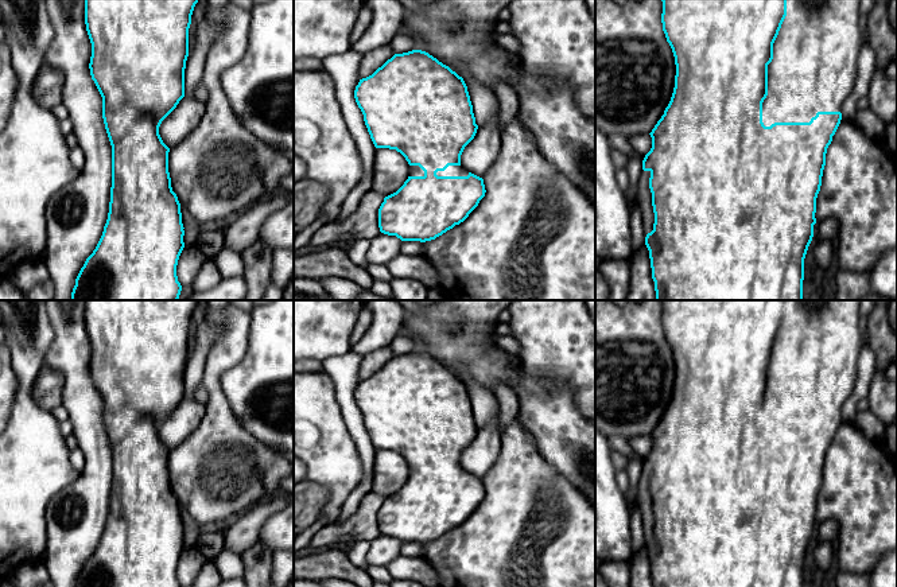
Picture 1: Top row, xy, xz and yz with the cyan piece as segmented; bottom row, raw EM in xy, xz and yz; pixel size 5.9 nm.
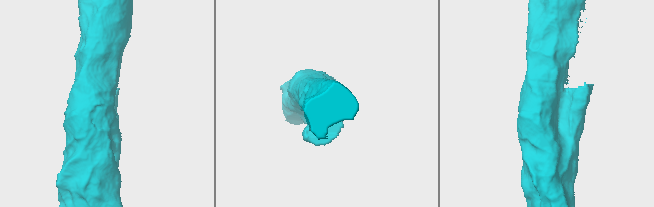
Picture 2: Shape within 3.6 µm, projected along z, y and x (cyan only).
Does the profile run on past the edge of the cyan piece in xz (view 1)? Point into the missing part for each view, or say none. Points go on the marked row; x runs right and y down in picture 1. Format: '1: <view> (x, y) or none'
1: xz (451, 170)

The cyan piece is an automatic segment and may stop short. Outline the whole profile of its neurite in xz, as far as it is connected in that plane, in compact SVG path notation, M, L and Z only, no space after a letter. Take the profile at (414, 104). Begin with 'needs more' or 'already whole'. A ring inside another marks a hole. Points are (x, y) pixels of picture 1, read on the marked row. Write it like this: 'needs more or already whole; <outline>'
needs more; M422 50L395 54L372 75L360 79L354 98L376 148L400 152L409 164L409 176L378 209L380 232L401 241L431 241L463 222L485 197L484 179L461 164L465 147L474 139L478 125L467 86L448 66Z

